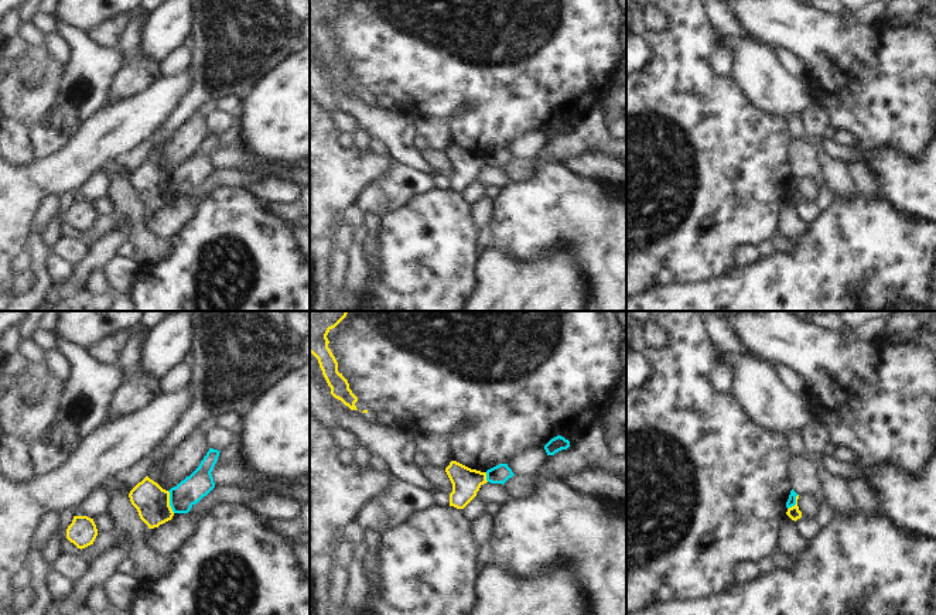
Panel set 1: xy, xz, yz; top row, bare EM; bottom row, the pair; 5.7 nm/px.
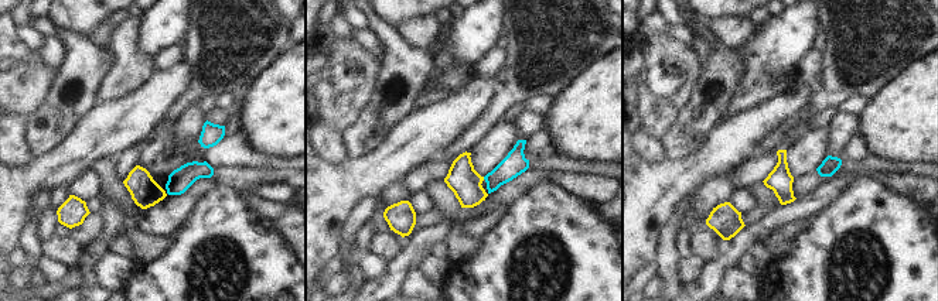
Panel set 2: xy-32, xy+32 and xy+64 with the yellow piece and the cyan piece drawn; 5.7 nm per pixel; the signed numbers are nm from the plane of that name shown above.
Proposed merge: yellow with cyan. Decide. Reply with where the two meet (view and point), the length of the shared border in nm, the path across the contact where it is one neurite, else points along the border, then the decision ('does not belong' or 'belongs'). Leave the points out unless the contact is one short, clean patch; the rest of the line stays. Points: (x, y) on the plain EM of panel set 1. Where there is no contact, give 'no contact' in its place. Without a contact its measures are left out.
meets yellow in xy at (168, 185); contact 130 nm long; border along xy (167, 174), (170, 191), (174, 195); does not belong

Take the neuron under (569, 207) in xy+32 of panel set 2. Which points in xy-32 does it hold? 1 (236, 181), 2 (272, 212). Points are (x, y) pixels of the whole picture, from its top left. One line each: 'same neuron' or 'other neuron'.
1: other neuron
2: other neuron

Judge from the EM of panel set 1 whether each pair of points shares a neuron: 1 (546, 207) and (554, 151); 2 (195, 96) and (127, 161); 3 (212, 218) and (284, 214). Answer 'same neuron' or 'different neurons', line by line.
1: different neurons
2: same neuron
3: different neurons

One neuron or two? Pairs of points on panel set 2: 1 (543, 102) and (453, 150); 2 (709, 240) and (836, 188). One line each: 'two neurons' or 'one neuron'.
1: two neurons
2: two neurons

